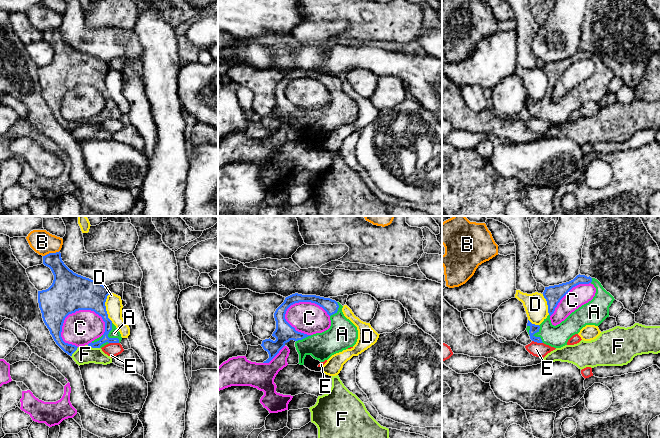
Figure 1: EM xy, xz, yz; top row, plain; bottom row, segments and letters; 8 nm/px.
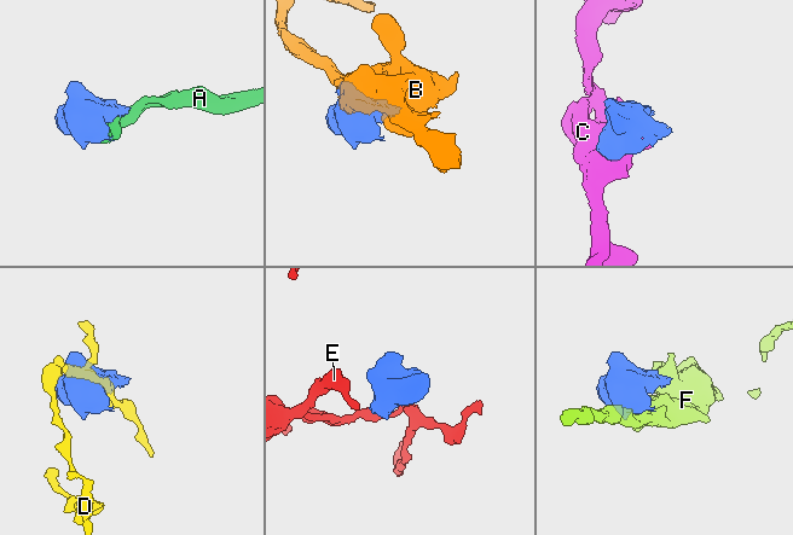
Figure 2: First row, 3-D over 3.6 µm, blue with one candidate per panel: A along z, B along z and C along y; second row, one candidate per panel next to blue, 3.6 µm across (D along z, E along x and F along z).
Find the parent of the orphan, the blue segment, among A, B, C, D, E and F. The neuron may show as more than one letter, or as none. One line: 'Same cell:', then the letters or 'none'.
Same cell: A

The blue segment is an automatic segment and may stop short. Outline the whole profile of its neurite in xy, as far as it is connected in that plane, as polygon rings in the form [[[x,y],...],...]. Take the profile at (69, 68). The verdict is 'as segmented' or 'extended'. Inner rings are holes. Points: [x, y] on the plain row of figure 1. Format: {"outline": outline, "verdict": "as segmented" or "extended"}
{"outline": [[[60,27],[43,32],[43,40],[51,45],[54,56],[48,65],[38,67],[38,79],[43,97],[56,120],[70,132],[77,126],[77,122],[63,117],[61,108],[65,94],[79,86],[94,87],[105,98],[104,110],[88,122],[102,124],[109,119],[120,119],[121,110],[106,87],[109,65],[70,46],[62,37]]], "verdict": "extended"}

